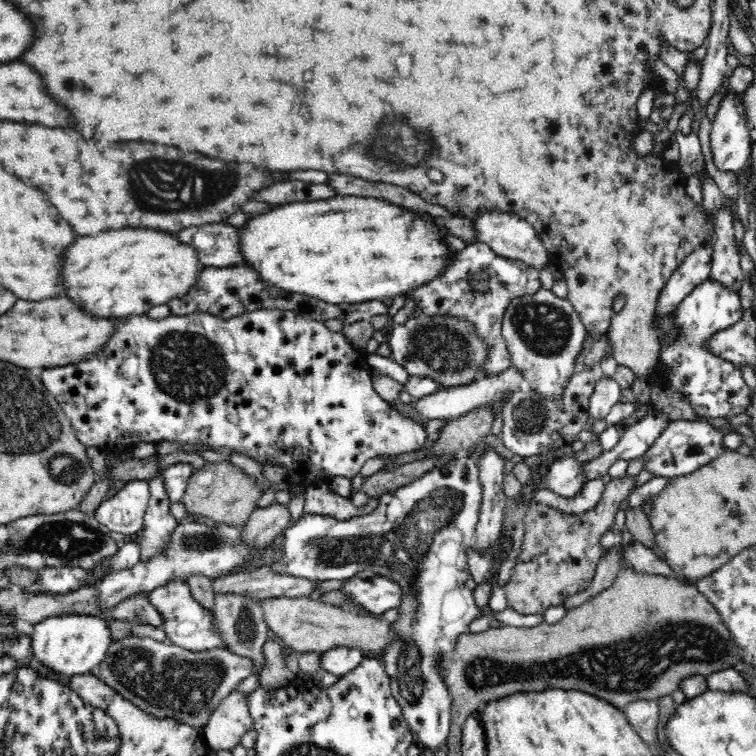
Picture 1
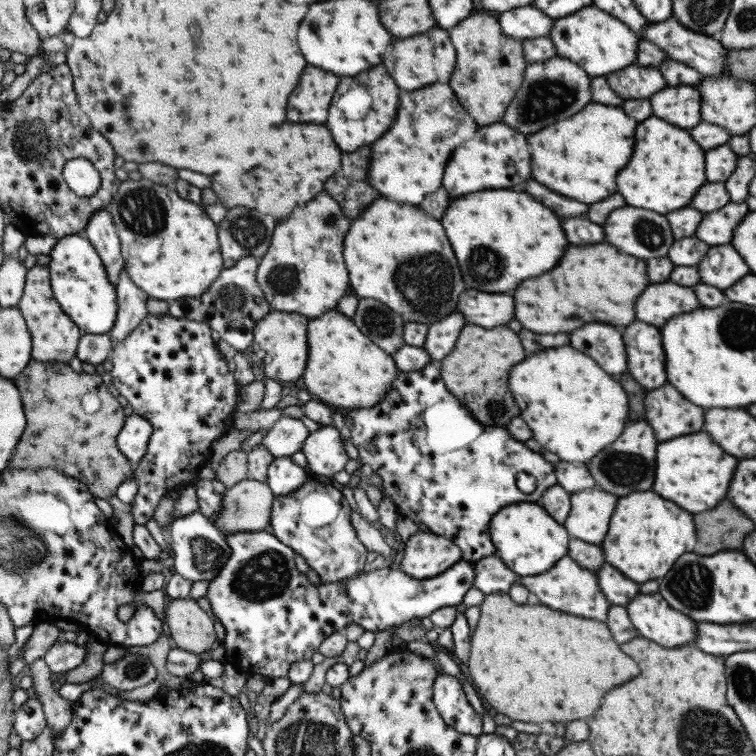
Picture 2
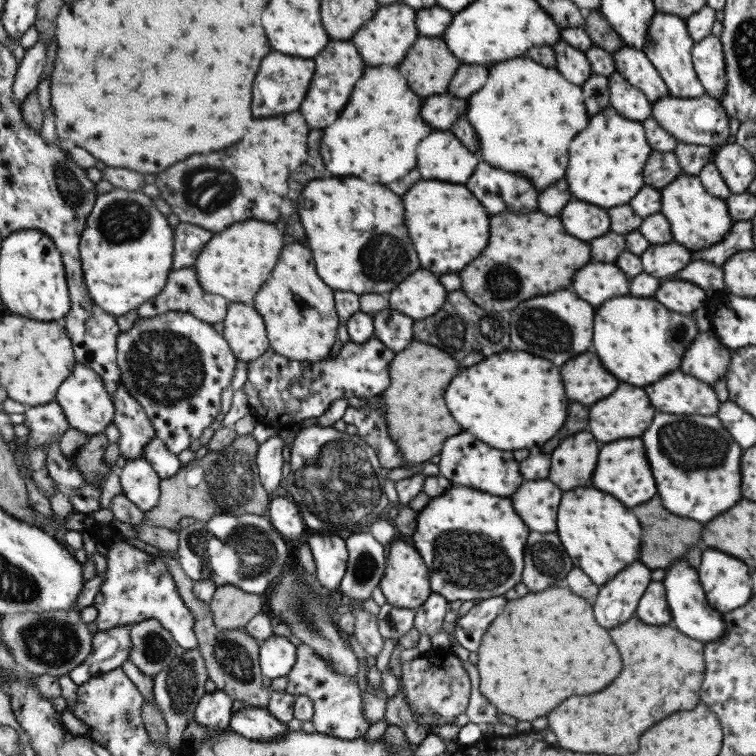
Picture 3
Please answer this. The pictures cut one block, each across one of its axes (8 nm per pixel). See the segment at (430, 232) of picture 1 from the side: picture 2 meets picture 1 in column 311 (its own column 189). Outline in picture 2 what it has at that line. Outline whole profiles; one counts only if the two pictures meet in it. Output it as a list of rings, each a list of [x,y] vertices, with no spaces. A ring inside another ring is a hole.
[[[125,180],[121,182],[119,194],[115,194],[113,202],[107,206],[107,210],[113,214],[119,238],[123,242],[123,256],[125,256],[125,266],[131,276],[131,280],[147,292],[151,298],[157,300],[181,300],[181,298],[195,298],[207,294],[211,286],[221,278],[225,270],[225,260],[223,260],[223,246],[219,246],[219,224],[207,214],[205,208],[201,208],[195,202],[189,202],[179,196],[175,186],[161,186],[151,180]]]

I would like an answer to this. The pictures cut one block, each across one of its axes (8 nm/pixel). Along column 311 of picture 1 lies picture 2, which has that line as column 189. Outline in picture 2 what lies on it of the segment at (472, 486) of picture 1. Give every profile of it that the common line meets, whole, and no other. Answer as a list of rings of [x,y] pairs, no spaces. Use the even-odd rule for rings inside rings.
[[[193,512],[185,518],[175,520],[175,524],[171,526],[169,546],[173,548],[173,556],[175,556],[173,572],[177,572],[193,582],[197,582],[197,580],[215,582],[215,578],[219,578],[219,574],[223,574],[223,570],[227,568],[227,562],[231,562],[231,556],[233,556],[229,538],[219,530],[219,526],[215,526],[215,522],[209,516],[205,516],[201,512]]]

